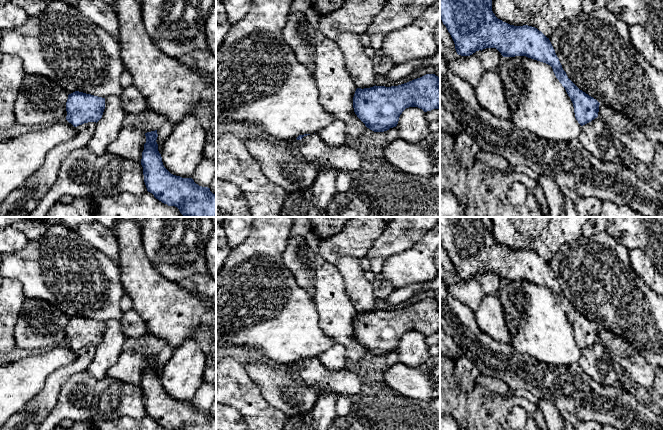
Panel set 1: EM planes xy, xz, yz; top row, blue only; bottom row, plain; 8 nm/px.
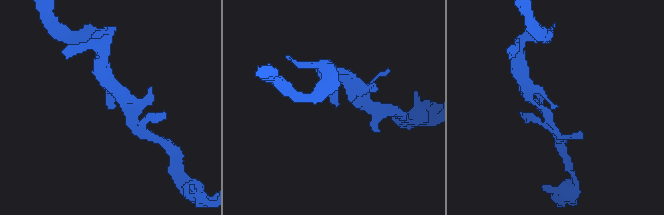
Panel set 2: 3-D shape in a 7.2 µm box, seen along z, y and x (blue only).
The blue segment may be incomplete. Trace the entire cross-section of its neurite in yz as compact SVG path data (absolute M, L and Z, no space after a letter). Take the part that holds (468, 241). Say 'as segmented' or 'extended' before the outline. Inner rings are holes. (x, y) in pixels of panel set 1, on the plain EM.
as segmented; M440 217L440 243L450 257L458 279L470 280L479 274L482 275L486 272L496 272L503 281L526 280L528 282L546 287L552 291L556 302L565 312L568 320L570 321L574 331L575 342L578 347L583 350L598 341L600 327L593 321L580 314L568 302L549 262L547 262L535 251L528 249L514 250L498 243L492 235L491 217Z

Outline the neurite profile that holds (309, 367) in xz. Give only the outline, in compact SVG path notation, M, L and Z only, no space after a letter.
M317 357L293 364L288 369L300 377L305 384L313 387L318 393L336 393L352 396L361 392L361 378L346 368L330 372L322 366Z

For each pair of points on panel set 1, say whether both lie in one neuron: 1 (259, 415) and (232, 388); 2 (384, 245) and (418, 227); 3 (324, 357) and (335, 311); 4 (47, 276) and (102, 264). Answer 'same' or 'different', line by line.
1: same
2: same
3: different
4: same

